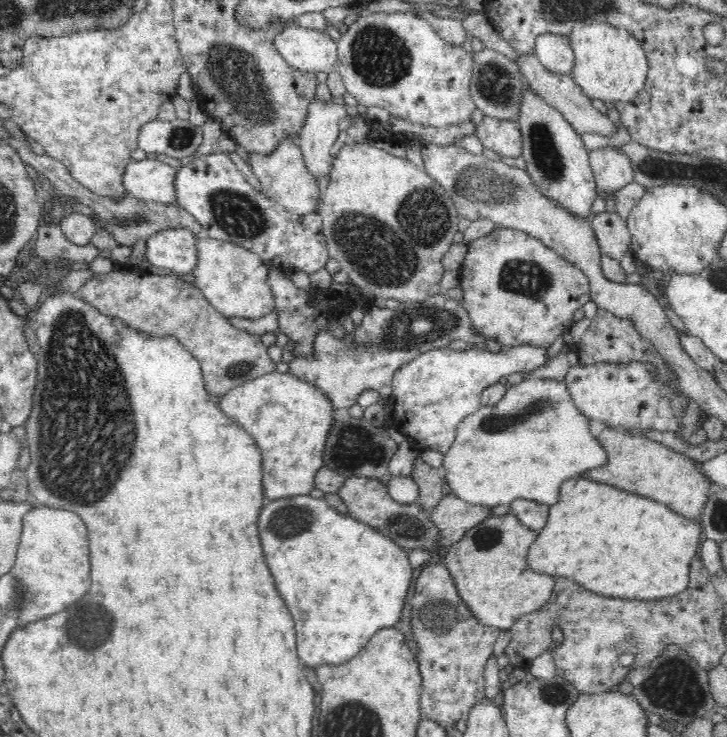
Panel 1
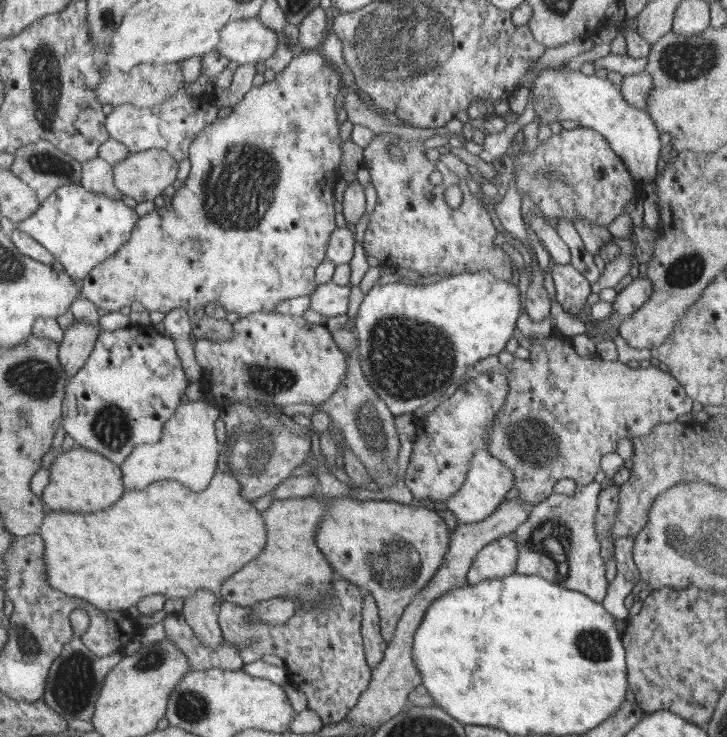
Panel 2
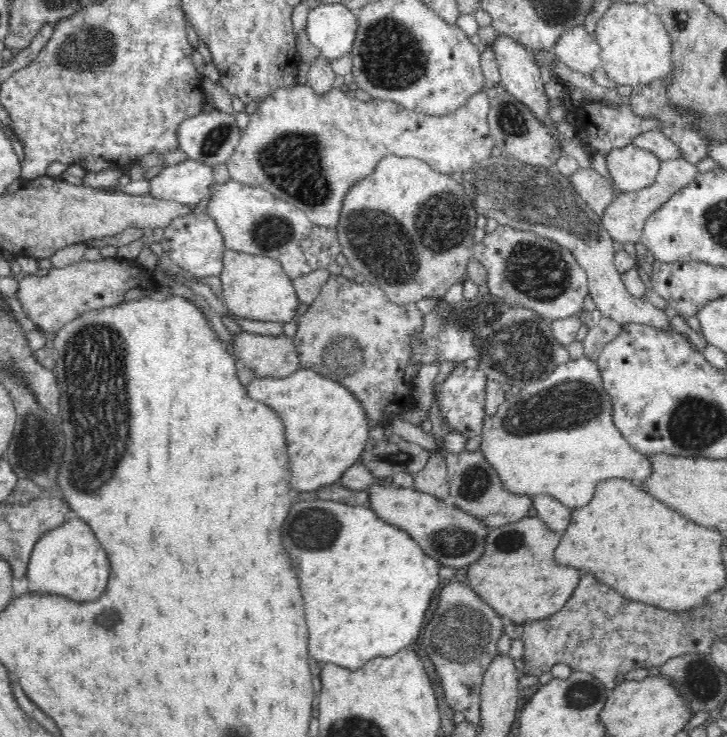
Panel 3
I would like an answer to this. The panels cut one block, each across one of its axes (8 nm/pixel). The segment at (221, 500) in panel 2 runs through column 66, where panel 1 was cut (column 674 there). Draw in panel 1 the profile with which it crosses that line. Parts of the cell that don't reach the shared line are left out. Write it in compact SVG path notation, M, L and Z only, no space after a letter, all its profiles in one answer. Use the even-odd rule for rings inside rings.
M584 476L563 481L559 485L559 498L560 502L549 507L547 522L538 531L532 548L527 549L526 564L530 564L534 572L566 576L596 594L612 598L622 596L622 599L653 600L674 596L674 592L680 593L687 588L687 566L692 558L698 556L698 544L703 538L700 522L686 518L652 499Z

